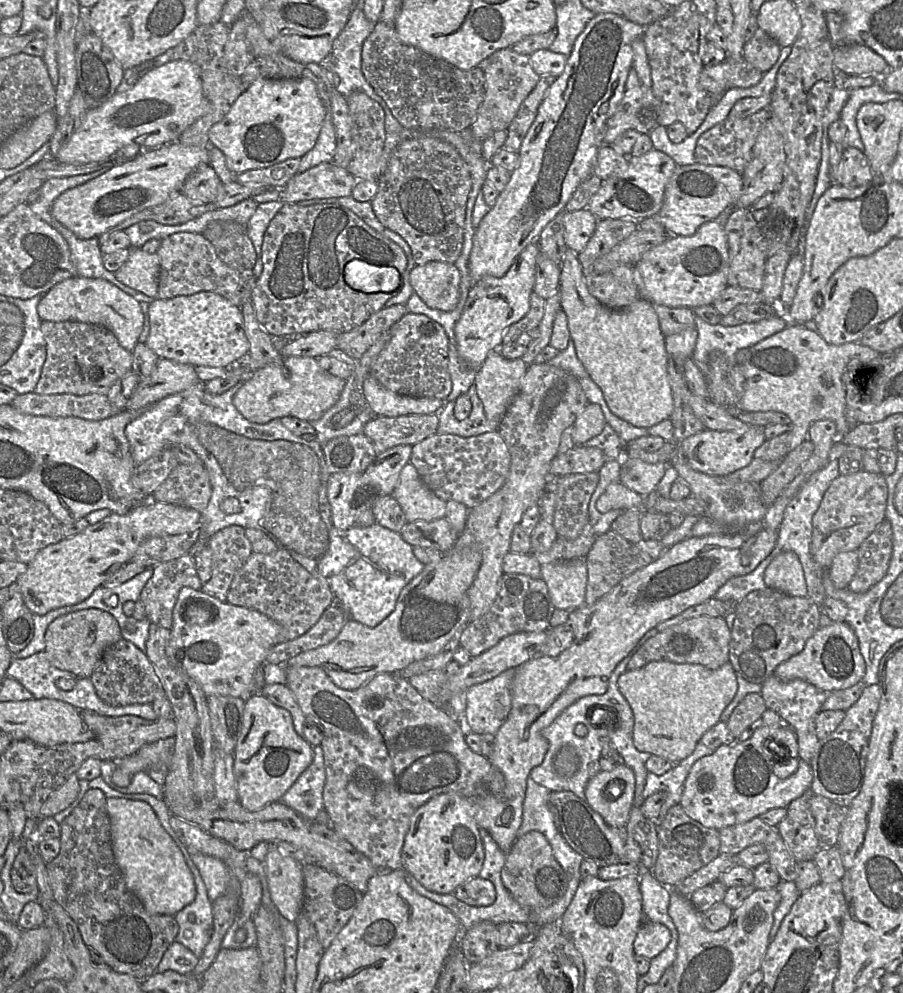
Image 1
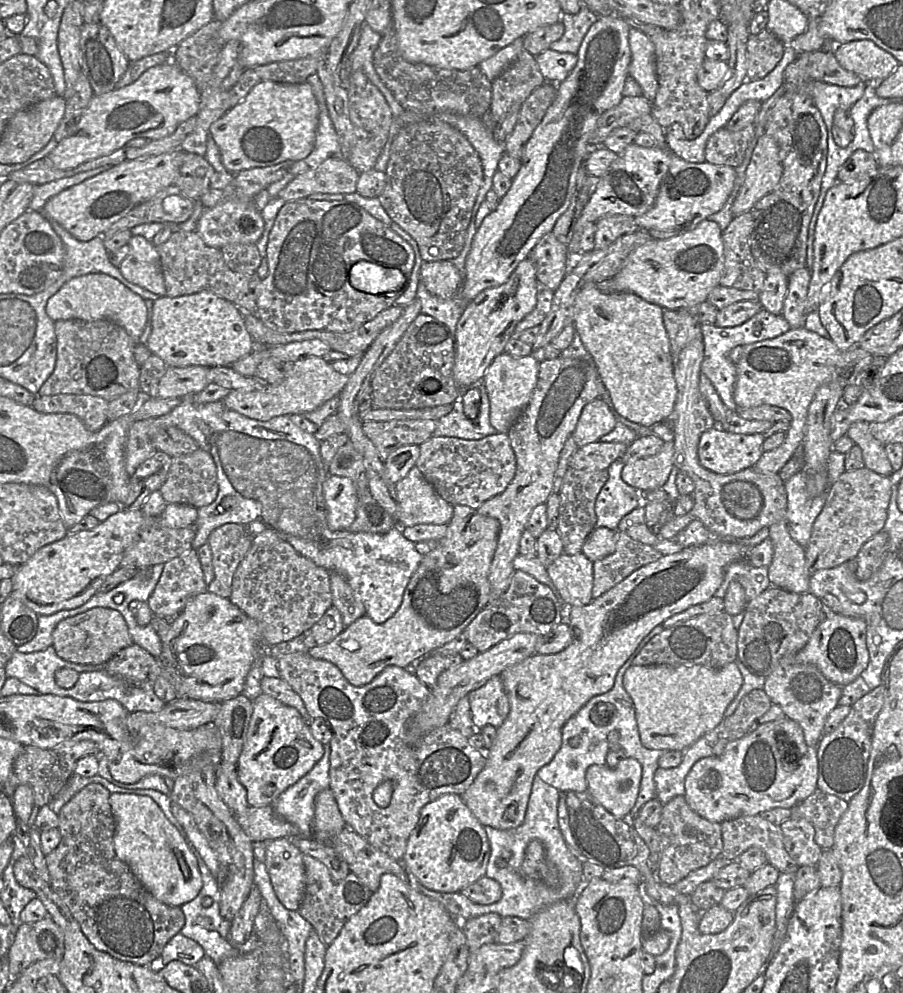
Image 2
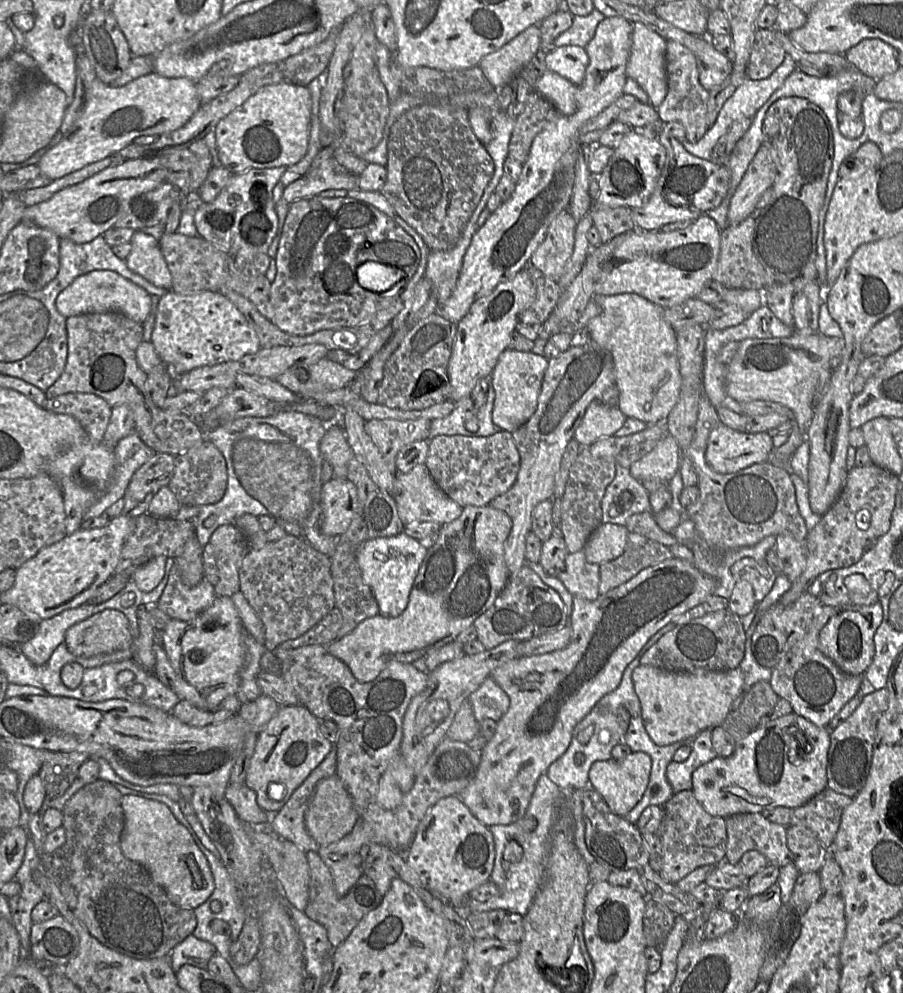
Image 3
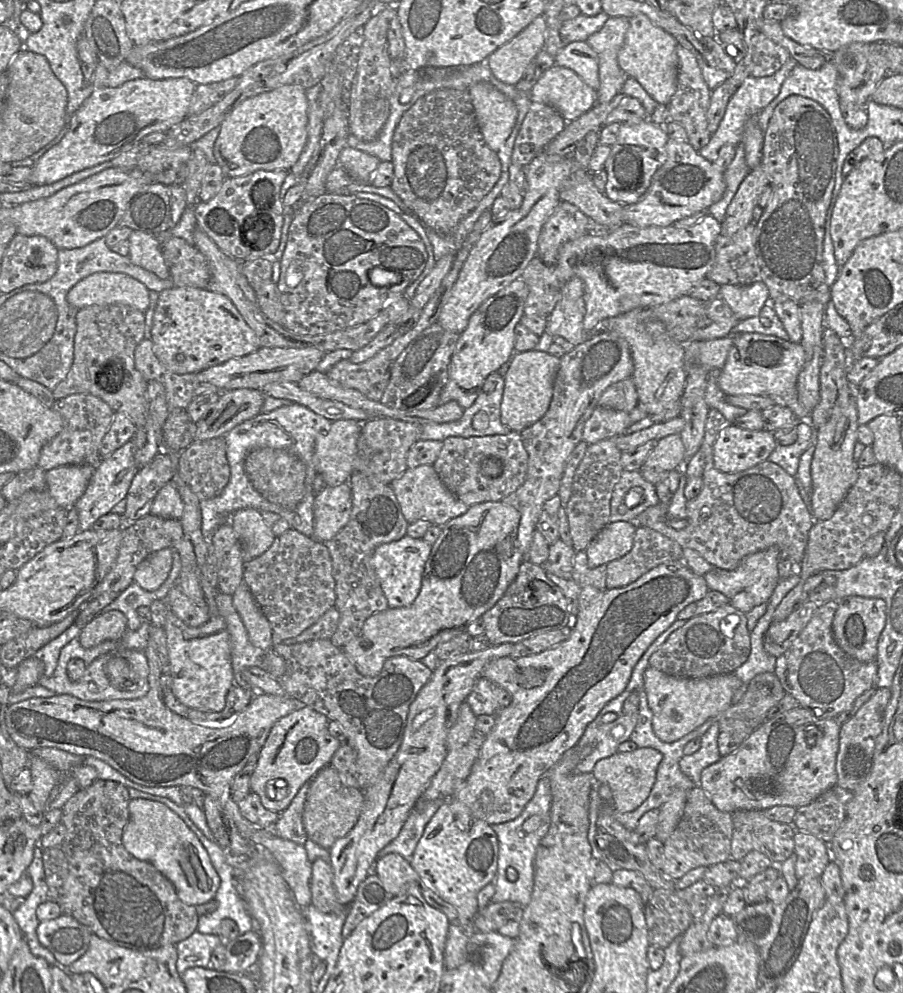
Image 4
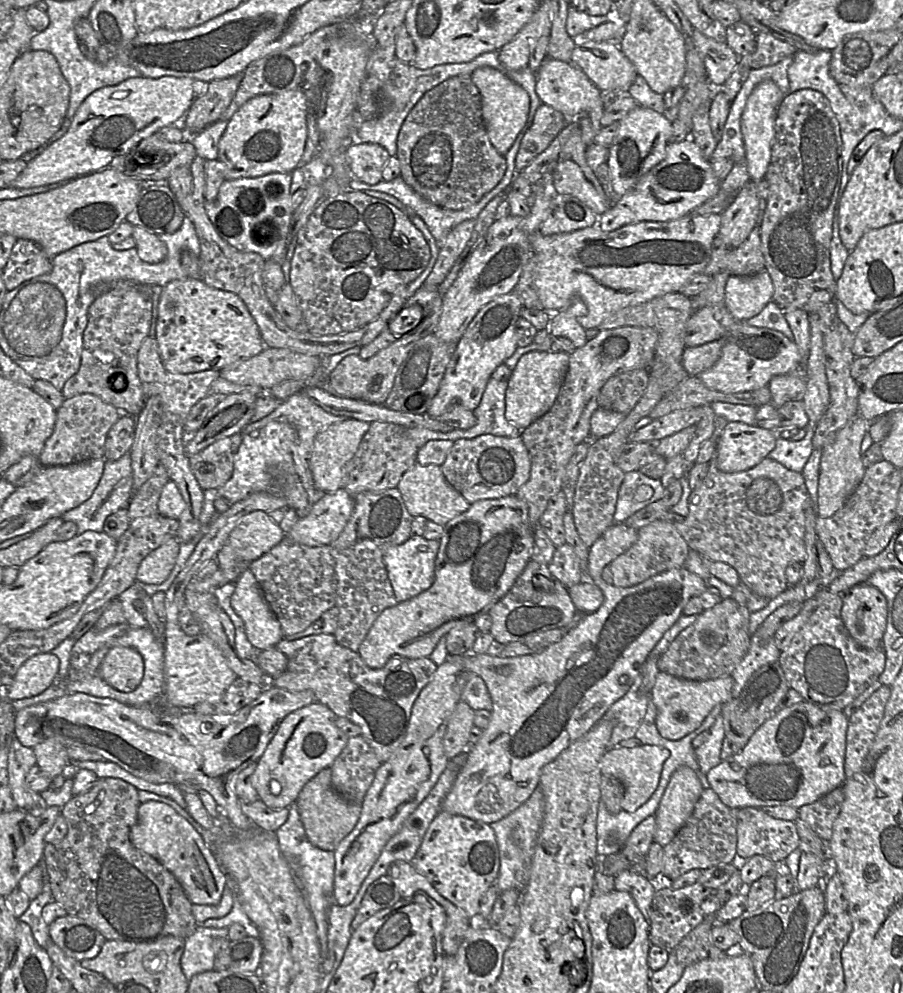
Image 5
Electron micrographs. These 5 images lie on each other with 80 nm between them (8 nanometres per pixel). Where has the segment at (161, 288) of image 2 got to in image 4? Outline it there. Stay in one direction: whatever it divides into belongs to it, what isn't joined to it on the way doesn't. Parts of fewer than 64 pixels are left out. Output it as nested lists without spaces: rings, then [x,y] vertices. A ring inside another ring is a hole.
[[[134,230],[129,236],[130,261],[161,279],[170,278],[169,268],[162,252],[162,243],[153,234]]]

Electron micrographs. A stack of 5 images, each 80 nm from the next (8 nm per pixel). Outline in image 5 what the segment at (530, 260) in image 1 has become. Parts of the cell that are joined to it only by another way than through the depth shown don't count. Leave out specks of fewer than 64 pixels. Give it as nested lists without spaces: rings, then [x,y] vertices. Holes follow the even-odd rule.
[[[516,290],[500,295],[483,306],[468,325],[446,368],[438,393],[427,414],[438,417],[454,404],[475,410],[495,369],[504,363],[517,348],[515,326],[523,305]]]

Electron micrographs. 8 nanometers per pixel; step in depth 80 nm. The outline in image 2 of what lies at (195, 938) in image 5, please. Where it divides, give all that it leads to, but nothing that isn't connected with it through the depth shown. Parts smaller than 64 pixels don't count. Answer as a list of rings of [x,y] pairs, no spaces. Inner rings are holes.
[[[175,935],[165,946],[161,957],[155,959],[149,966],[159,972],[172,961],[180,961],[196,968],[196,964],[204,957],[205,951],[196,941],[183,936]]]

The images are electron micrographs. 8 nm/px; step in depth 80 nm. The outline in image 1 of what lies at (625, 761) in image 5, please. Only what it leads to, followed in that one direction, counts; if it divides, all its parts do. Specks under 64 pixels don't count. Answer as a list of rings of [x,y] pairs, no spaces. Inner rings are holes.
[[[621,764],[611,771],[599,771],[593,776],[585,790],[585,799],[591,808],[599,813],[611,827],[624,828],[630,811],[634,806],[635,774],[626,764]]]

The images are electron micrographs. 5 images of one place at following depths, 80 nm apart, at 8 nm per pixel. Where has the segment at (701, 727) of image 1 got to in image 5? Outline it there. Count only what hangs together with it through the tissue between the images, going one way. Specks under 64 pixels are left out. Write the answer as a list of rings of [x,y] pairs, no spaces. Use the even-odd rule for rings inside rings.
[[[660,671],[650,692],[650,698],[657,707],[656,727],[660,735],[668,740],[680,740],[696,730],[714,706],[724,704],[732,698],[733,684],[731,675],[693,681]]]

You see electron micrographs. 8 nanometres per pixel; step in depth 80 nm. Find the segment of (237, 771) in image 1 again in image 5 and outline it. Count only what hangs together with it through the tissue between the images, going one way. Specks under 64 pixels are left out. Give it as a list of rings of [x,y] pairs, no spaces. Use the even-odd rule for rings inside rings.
[[[313,702],[291,712],[281,721],[251,776],[252,785],[266,806],[272,809],[289,807],[312,777],[331,767],[349,739],[335,726],[336,719],[329,707]]]

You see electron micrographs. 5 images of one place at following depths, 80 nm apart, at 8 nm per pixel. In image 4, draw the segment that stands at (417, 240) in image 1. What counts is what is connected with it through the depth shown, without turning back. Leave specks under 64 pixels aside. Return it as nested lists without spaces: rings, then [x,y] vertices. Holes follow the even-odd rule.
[[[437,89],[420,98],[401,117],[392,138],[394,176],[390,184],[405,207],[427,228],[439,234],[451,233],[494,187],[502,166],[477,124],[468,89]]]

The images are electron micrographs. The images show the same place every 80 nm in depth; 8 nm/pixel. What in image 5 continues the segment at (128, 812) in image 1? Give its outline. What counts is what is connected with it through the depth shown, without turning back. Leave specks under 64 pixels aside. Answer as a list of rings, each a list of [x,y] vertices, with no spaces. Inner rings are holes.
[[[154,800],[140,803],[138,808],[138,819],[130,830],[129,838],[136,848],[156,858],[175,876],[192,904],[219,904],[226,886],[227,876],[214,854],[205,844],[202,836],[171,806]]]

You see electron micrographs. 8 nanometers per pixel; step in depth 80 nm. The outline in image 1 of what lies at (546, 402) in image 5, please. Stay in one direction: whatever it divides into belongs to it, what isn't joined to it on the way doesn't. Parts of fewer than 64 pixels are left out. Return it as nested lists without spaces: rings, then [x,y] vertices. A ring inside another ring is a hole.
[[[499,350],[488,353],[477,370],[474,386],[487,420],[498,427],[508,406],[519,391],[528,365],[521,359],[508,360]]]

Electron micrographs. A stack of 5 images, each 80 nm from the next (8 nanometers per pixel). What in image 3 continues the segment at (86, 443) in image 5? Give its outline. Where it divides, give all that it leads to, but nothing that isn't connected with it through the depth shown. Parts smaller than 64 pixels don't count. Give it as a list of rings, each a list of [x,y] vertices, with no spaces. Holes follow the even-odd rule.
[[[66,393],[46,402],[46,410],[74,417],[91,441],[102,443],[112,407],[99,396],[88,393]]]

